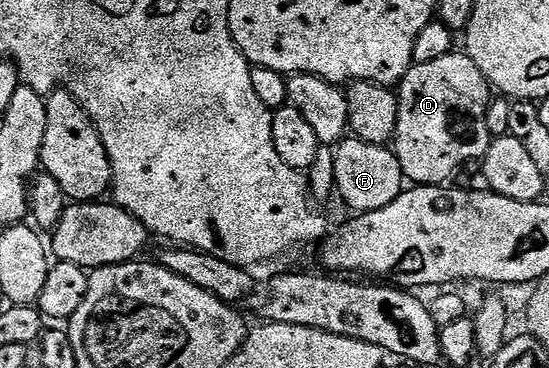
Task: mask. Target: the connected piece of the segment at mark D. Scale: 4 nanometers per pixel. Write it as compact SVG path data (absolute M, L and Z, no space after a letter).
M467 53L438 57L438 61L430 61L426 65L415 64L404 74L398 84L400 104L394 150L409 184L444 185L463 163L471 159L483 160L494 138L494 132L488 128L488 91L490 84L487 77Z

